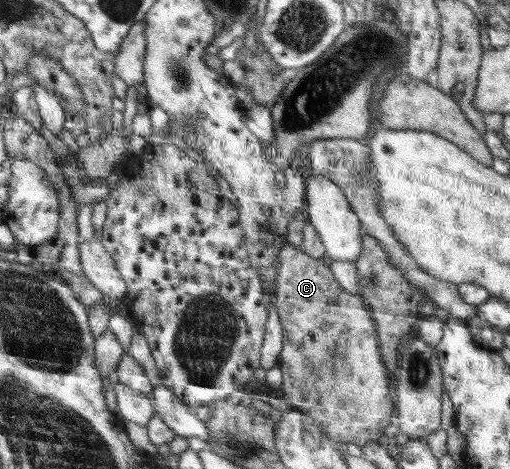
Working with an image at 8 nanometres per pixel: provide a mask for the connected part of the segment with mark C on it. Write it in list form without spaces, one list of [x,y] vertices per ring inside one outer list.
[[[285,244],[279,253],[275,301],[285,331],[285,344],[281,348],[277,365],[283,375],[281,388],[284,399],[316,419],[332,440],[359,446],[378,443],[377,439],[383,435],[393,415],[393,405],[387,399],[387,371],[377,351],[380,348],[377,345],[378,329],[375,329],[371,313],[365,309],[365,303],[357,294],[347,293],[338,281],[333,281],[334,273],[327,269],[321,259],[307,256],[291,244]]]

